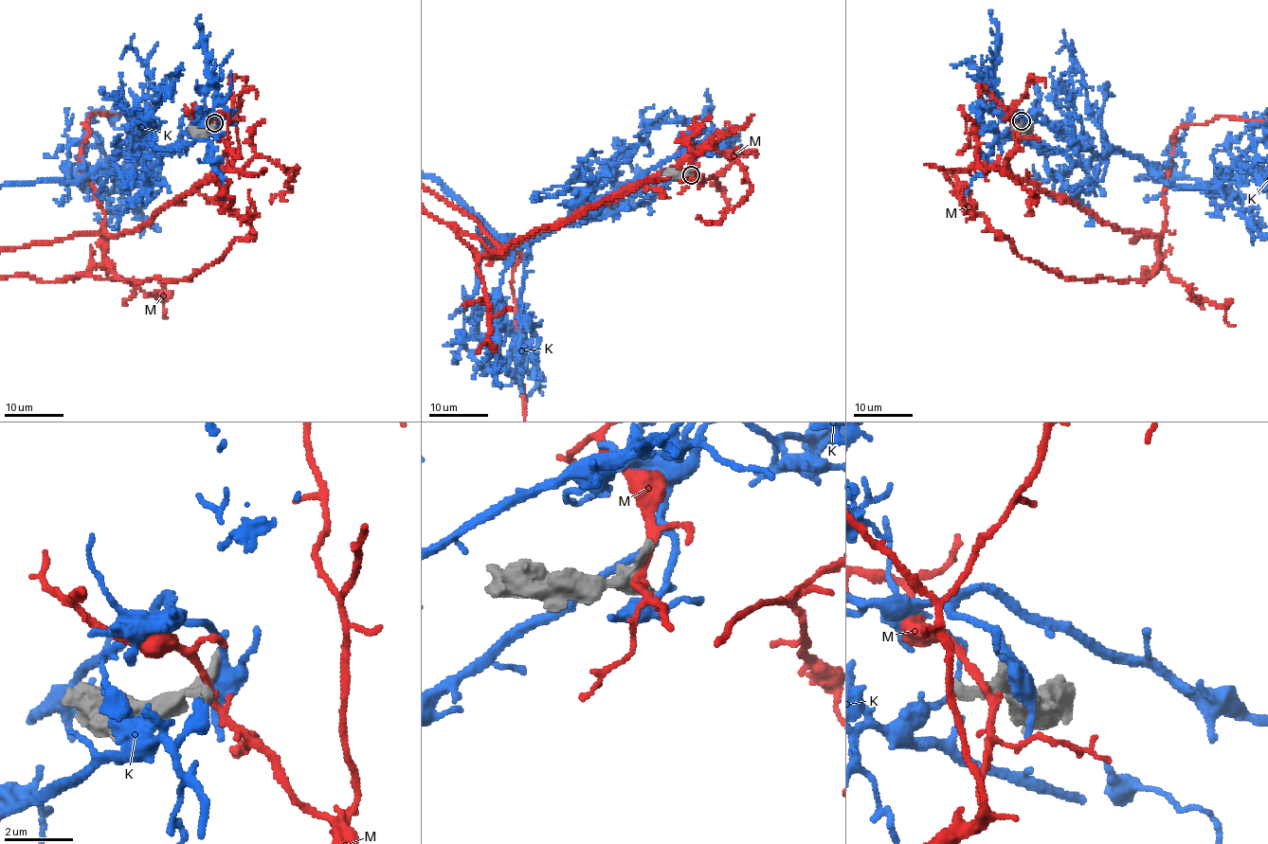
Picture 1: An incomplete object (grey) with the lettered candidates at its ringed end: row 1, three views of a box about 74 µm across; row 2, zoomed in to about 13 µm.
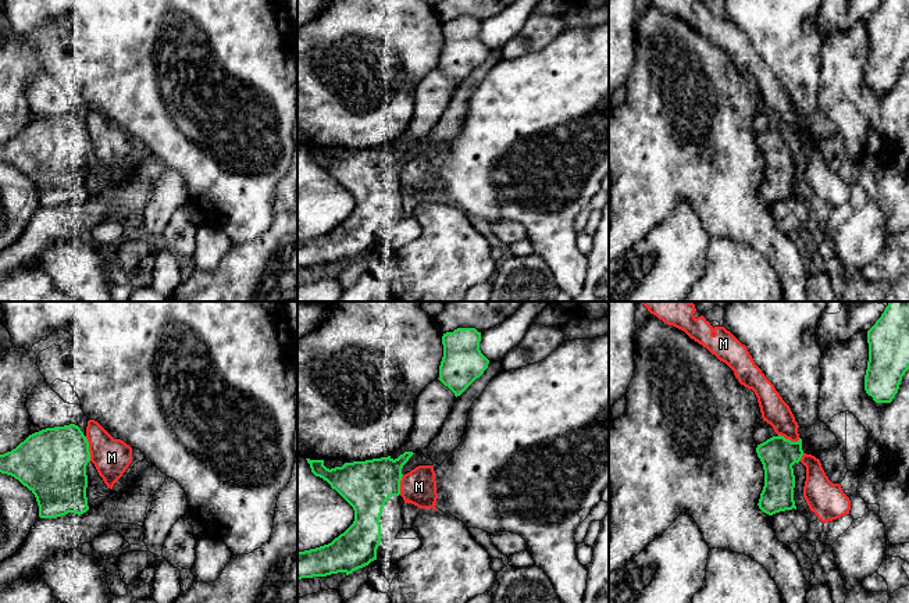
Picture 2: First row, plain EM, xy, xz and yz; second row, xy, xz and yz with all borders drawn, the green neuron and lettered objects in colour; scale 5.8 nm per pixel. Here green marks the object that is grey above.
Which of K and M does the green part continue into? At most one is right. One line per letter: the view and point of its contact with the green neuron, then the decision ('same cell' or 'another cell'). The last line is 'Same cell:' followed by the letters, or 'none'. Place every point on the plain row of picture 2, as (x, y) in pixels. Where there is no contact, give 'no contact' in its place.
K: no contact; another cell
M: contact xy (88, 138); another cell
Same cell: none

